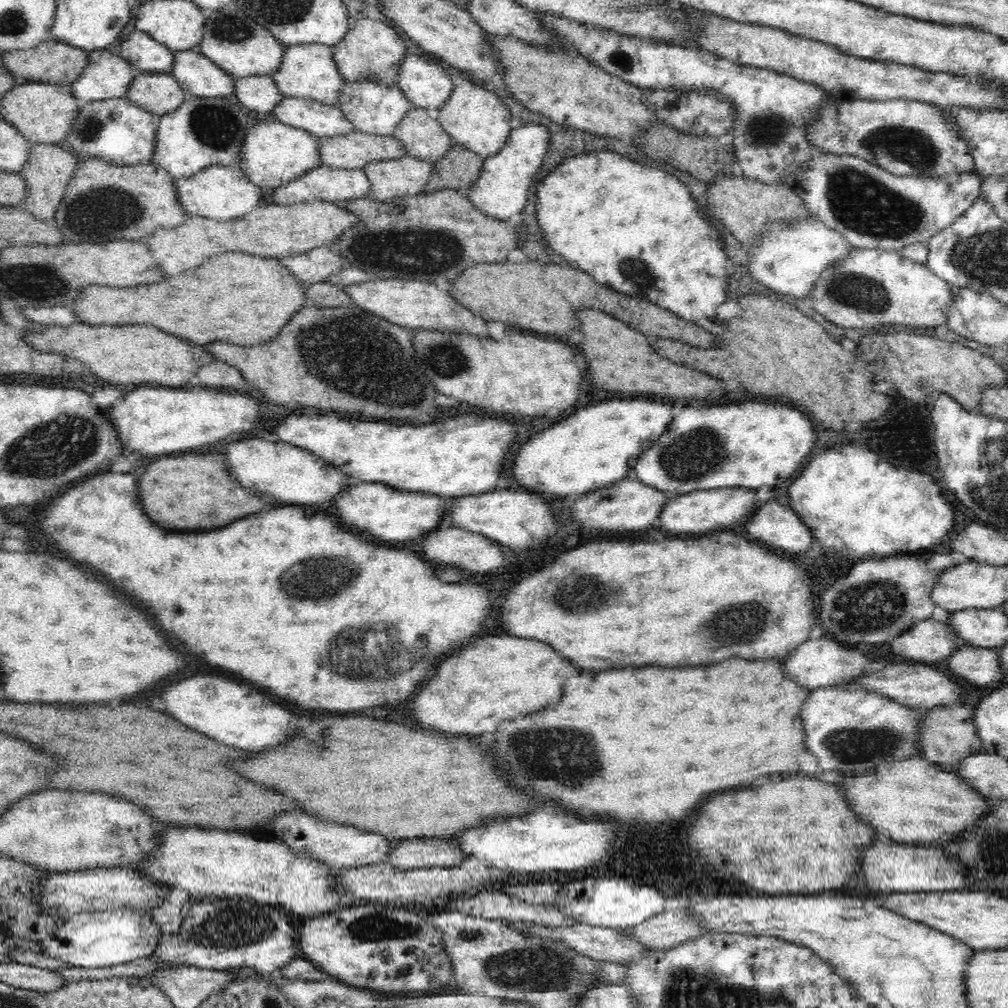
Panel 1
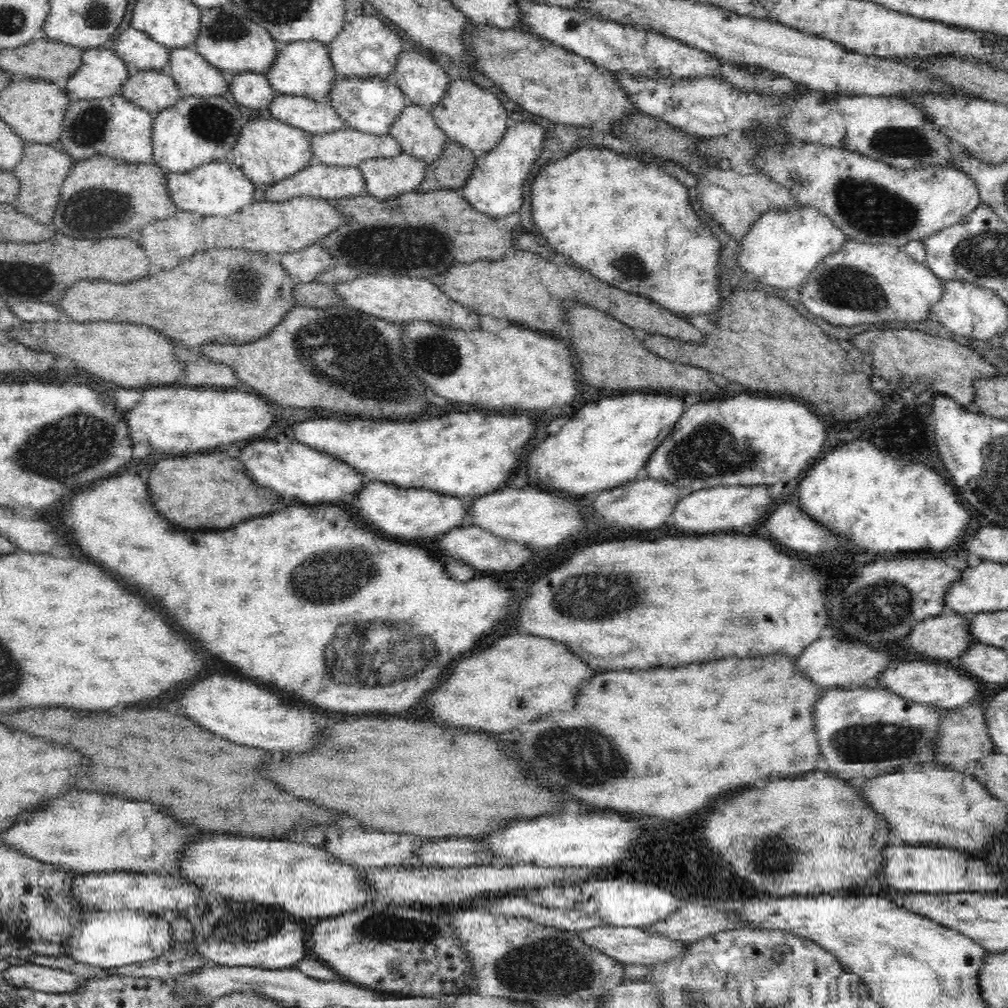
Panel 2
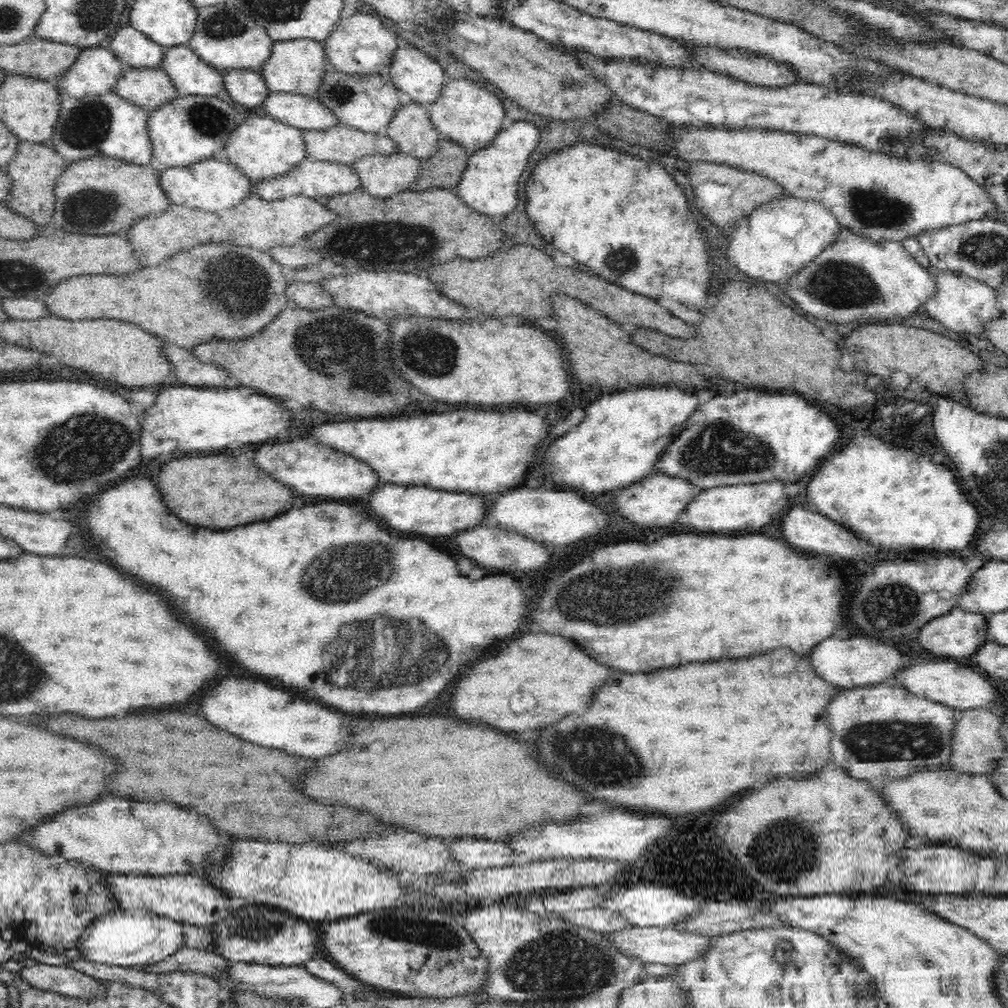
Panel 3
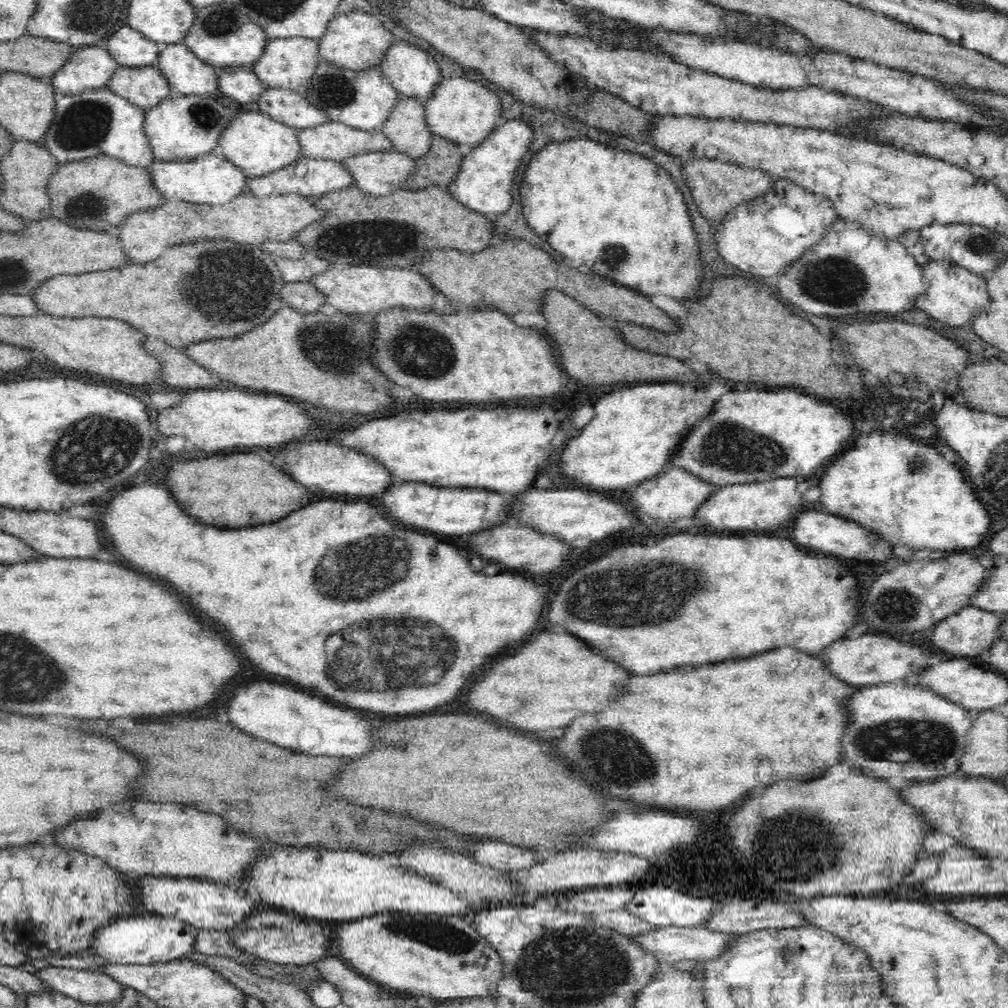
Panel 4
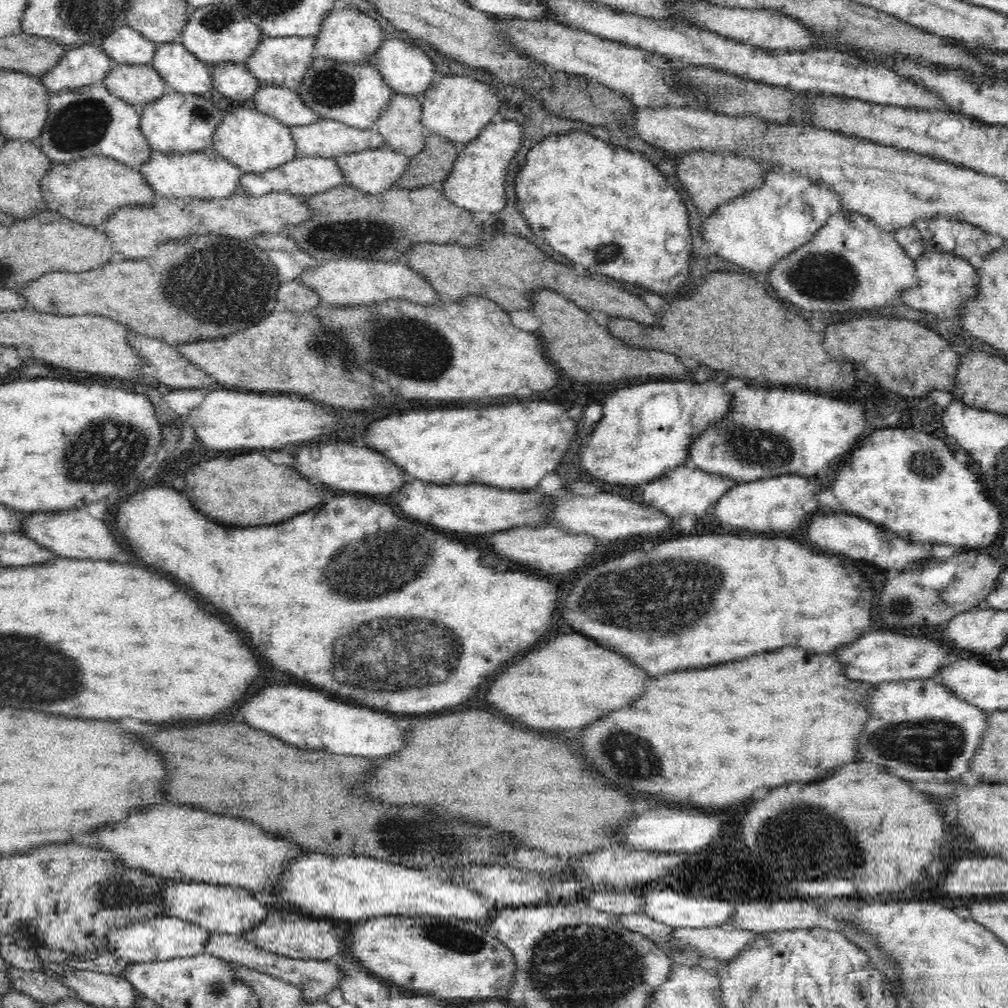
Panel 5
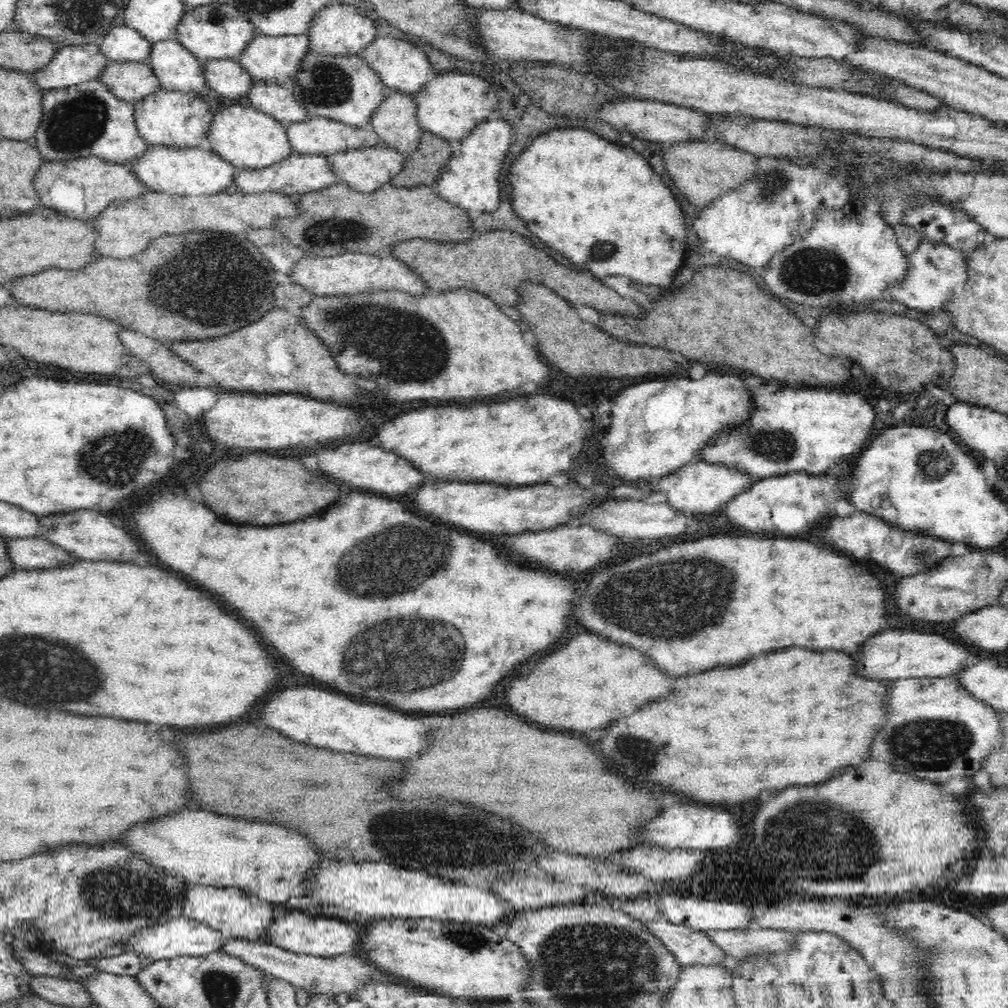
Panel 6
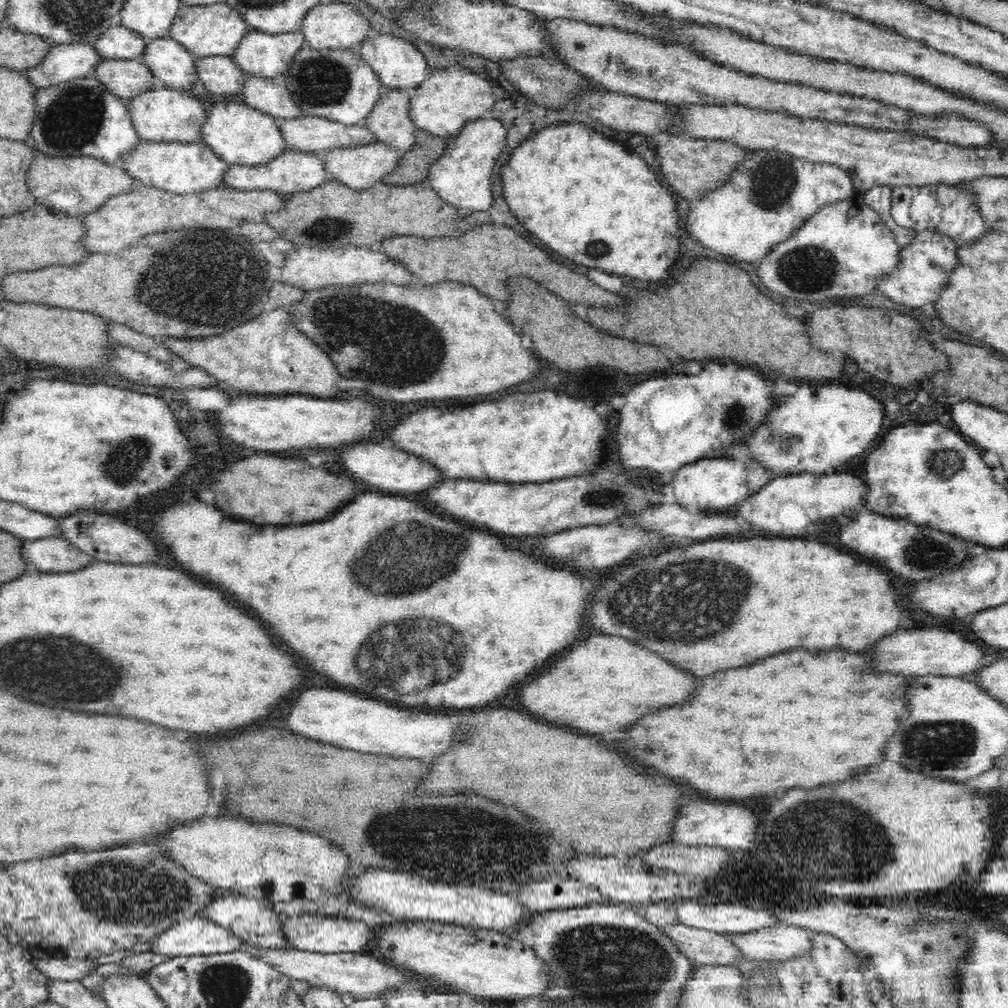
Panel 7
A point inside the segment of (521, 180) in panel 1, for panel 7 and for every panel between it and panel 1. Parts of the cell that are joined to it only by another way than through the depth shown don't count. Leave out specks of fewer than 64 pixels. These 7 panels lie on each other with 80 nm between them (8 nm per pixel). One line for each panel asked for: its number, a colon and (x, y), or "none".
2: (494, 186)
3: (488, 184)
4: (483, 184)
5: (476, 182)
6: (468, 179)
7: (461, 176)

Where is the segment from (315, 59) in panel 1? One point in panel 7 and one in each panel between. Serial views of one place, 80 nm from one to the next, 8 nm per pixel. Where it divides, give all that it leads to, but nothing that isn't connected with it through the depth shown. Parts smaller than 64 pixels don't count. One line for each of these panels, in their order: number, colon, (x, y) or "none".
2: (304, 68)
3: (296, 66)
4: (289, 63)
5: (280, 61)
6: (265, 57)
7: (259, 54)

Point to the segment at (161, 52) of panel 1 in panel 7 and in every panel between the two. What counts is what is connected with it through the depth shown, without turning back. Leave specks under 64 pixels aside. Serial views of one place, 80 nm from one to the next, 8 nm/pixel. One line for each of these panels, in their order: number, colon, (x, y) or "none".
2: (138, 51)
3: (134, 50)
4: (129, 48)
5: (124, 45)
6: (121, 44)
7: (120, 42)

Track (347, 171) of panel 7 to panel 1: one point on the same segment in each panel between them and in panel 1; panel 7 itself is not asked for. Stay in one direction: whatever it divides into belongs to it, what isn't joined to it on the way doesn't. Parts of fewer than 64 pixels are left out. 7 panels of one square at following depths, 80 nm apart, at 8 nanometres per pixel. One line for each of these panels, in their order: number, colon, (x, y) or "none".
1: (398, 177)
2: (384, 177)
3: (381, 175)
4: (378, 173)
5: (372, 171)
6: (364, 169)

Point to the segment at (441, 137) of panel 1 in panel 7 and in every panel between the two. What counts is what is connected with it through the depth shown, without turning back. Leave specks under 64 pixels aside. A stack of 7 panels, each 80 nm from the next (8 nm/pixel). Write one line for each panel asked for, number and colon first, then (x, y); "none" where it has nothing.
2: (415, 129)
3: (410, 128)
4: (405, 126)
5: (399, 122)
6: (393, 121)
7: (389, 120)

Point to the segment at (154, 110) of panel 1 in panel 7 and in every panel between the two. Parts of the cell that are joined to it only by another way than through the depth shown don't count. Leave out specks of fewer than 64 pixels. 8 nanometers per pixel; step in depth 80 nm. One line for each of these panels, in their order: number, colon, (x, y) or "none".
2: (153, 90)
3: (148, 88)
4: (144, 86)
5: (137, 84)
6: (129, 80)
7: (124, 78)

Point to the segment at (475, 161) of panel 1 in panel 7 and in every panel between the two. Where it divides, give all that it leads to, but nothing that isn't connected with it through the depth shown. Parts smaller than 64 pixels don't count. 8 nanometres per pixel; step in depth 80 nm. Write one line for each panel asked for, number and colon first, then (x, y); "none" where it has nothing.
2: (449, 170)
3: (444, 168)
4: (439, 165)
5: (430, 166)
6: (421, 167)
7: (412, 166)

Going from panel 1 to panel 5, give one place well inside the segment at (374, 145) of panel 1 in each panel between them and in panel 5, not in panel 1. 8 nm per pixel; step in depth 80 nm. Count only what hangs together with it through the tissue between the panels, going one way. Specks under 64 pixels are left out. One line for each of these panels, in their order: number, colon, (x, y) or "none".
2: (344, 147)
3: (340, 143)
4: (333, 140)
5: (327, 138)

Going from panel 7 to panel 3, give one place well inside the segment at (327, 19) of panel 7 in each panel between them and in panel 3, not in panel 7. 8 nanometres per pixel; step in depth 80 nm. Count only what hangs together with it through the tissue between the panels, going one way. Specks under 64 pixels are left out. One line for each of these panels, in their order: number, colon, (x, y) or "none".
3: (364, 44)
4: (357, 40)
5: (347, 35)
6: (337, 28)

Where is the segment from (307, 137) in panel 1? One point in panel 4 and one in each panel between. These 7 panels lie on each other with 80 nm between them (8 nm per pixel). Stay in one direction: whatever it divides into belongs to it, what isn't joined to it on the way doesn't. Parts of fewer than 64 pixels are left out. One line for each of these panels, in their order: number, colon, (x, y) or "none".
2: (267, 151)
3: (262, 148)
4: (255, 142)

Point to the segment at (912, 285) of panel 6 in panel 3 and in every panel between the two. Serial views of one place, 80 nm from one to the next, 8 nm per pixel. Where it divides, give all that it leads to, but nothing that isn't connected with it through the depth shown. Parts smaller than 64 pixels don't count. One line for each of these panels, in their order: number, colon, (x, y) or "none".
3: (962, 303)
4: (953, 293)
5: (943, 278)

